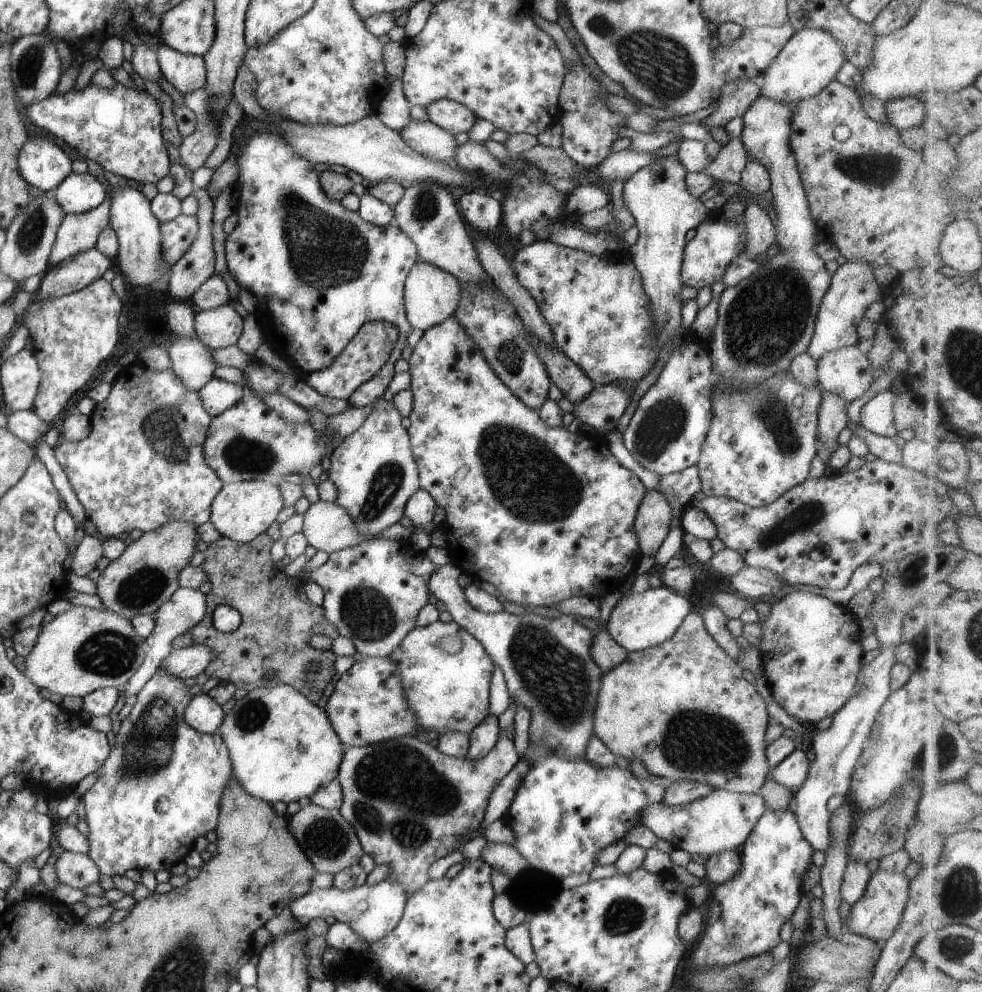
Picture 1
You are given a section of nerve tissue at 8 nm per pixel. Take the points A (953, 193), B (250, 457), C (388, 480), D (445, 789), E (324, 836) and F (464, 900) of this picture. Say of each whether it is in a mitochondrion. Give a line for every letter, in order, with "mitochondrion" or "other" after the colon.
A: other
B: mitochondrion
C: mitochondrion
D: mitochondrion
E: mitochondrion
F: other

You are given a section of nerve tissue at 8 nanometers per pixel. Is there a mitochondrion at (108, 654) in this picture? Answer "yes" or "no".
yes

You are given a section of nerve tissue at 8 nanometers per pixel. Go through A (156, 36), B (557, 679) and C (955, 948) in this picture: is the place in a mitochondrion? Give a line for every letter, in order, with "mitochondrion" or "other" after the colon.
A: other
B: mitochondrion
C: mitochondrion

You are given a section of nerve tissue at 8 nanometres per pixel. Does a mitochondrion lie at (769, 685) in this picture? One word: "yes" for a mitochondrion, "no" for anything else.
no

